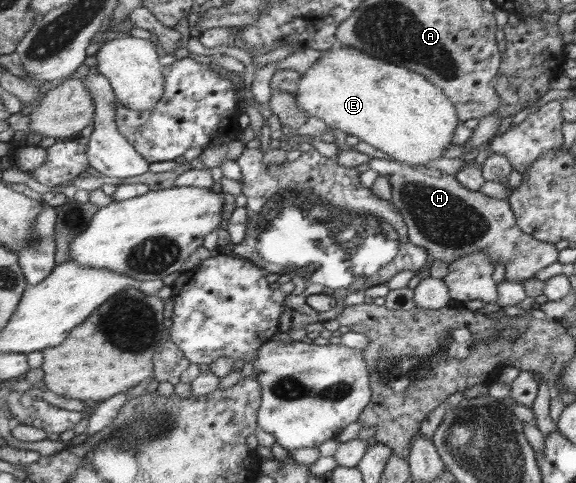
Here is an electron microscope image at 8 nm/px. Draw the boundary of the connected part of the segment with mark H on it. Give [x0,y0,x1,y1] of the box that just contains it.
[369,158,559,283]

